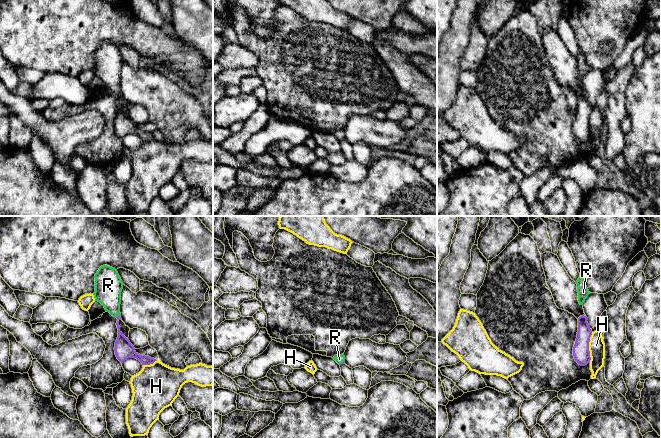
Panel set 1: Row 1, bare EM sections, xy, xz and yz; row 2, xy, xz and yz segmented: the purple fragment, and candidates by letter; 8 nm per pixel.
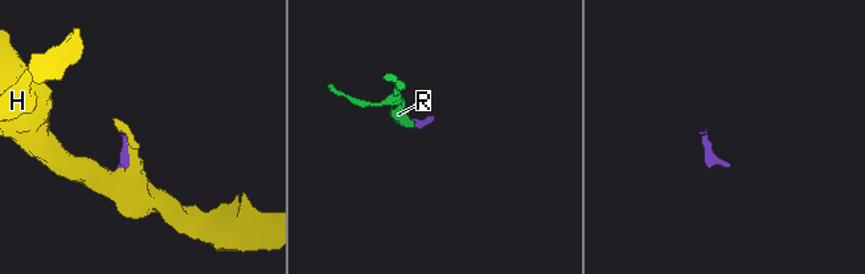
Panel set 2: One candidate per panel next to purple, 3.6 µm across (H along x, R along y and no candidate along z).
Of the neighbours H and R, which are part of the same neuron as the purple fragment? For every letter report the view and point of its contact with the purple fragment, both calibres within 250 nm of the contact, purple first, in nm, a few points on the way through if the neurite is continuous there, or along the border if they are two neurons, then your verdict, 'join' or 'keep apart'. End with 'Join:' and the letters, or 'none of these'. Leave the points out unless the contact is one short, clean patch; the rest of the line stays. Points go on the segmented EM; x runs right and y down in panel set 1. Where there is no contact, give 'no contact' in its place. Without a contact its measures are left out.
H: meets purple in yz at (588, 347); 140 nm thick on the purple side, 130 nm on the other; border along yz (592, 332), (589, 338), (589, 361); keep apart
R: meets purple in xz at (341, 363); 20 nm thick on the purple side, 70 nm on the other; runs through xz (343, 362), (341, 363), (339, 359); join
Join: R

